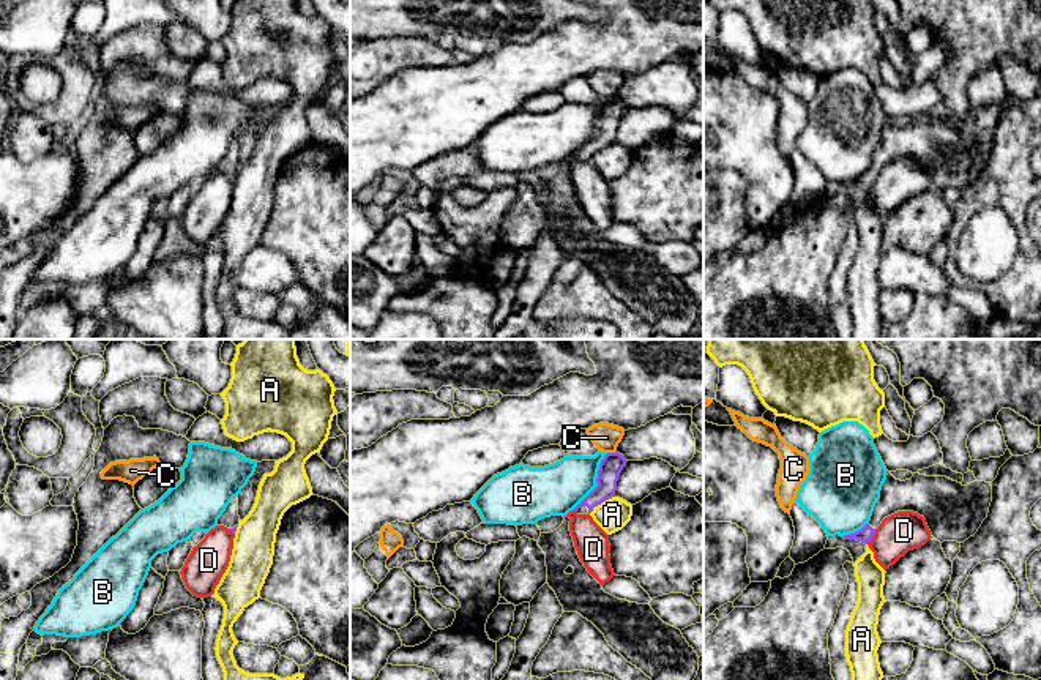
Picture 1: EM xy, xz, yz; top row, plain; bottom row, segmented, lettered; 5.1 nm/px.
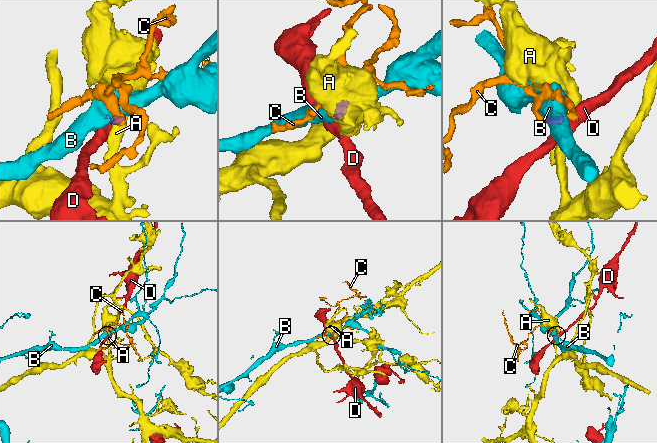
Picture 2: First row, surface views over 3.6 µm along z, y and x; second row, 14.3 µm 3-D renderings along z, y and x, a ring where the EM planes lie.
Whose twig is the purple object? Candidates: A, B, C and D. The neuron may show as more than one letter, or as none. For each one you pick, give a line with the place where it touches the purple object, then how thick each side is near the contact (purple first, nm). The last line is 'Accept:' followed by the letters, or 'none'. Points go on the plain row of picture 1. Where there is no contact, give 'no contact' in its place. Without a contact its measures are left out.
Accept: none

